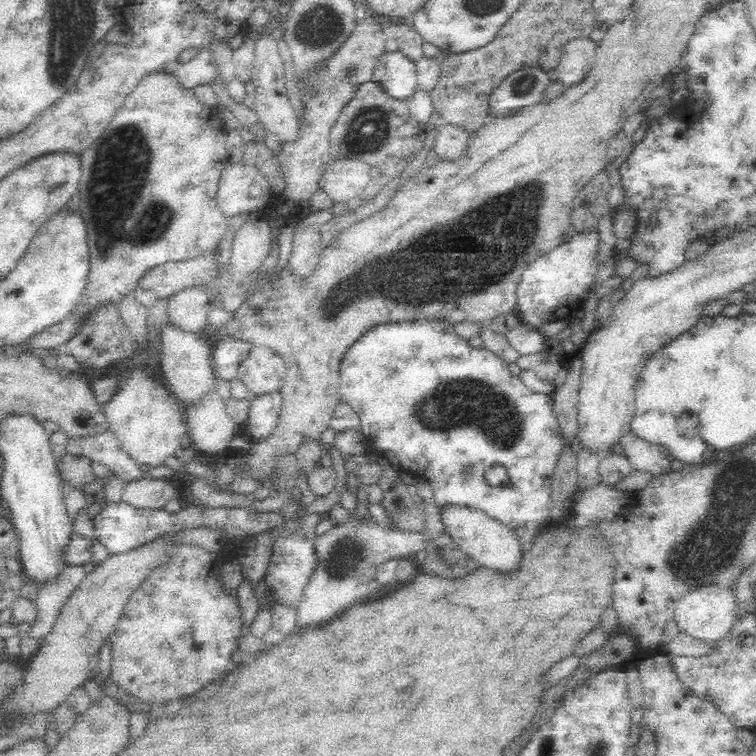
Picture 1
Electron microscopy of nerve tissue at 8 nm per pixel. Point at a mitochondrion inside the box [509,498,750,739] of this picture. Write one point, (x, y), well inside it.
(690, 559)

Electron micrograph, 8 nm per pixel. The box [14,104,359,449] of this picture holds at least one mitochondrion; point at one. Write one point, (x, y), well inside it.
(119, 211)

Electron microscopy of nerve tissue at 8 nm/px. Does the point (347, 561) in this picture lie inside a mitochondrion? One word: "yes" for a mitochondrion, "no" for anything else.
yes

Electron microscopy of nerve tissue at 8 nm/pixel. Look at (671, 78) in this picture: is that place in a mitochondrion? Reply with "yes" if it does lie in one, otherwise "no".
no

